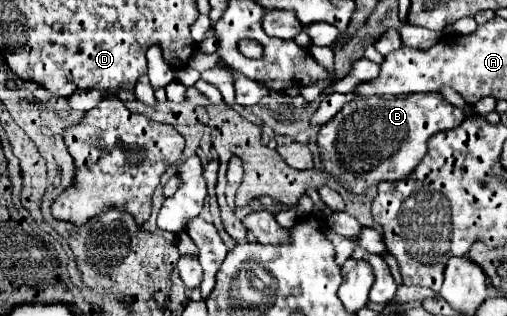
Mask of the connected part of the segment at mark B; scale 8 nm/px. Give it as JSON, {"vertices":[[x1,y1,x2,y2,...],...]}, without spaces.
{"vertices":[[383,94,347,102,329,122,321,124,317,146,321,164,343,188,365,196,371,186,399,182,427,154,427,140,443,130,457,128,467,116,437,94]]}

